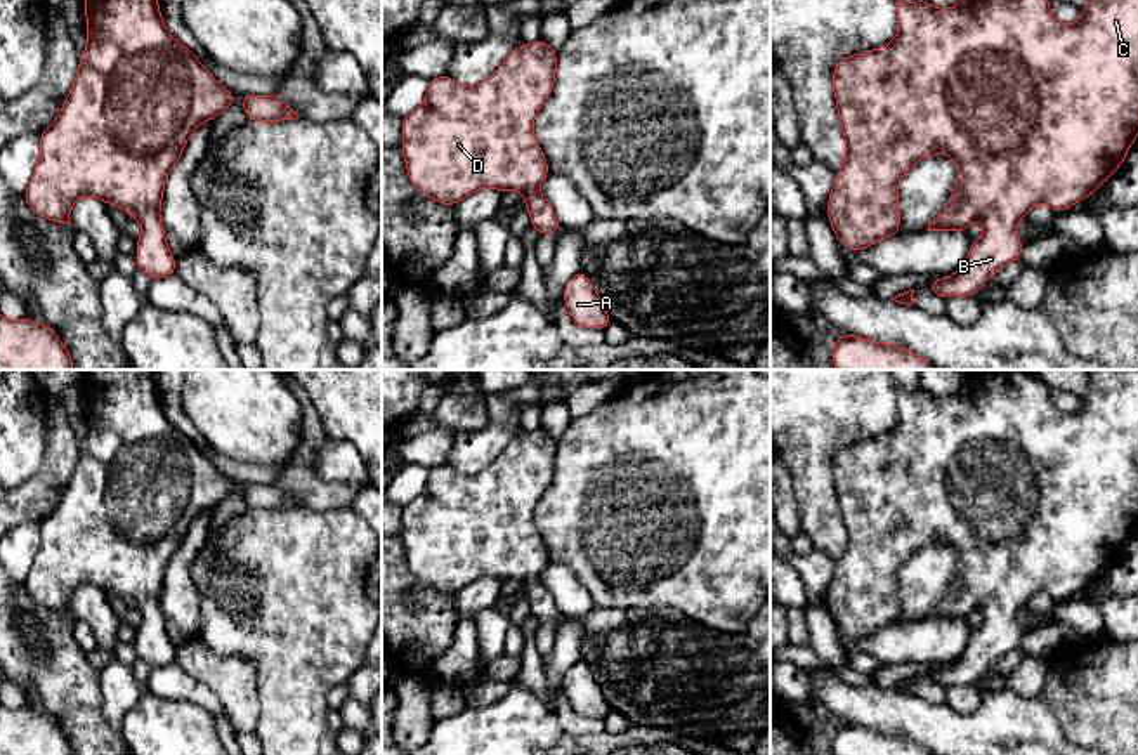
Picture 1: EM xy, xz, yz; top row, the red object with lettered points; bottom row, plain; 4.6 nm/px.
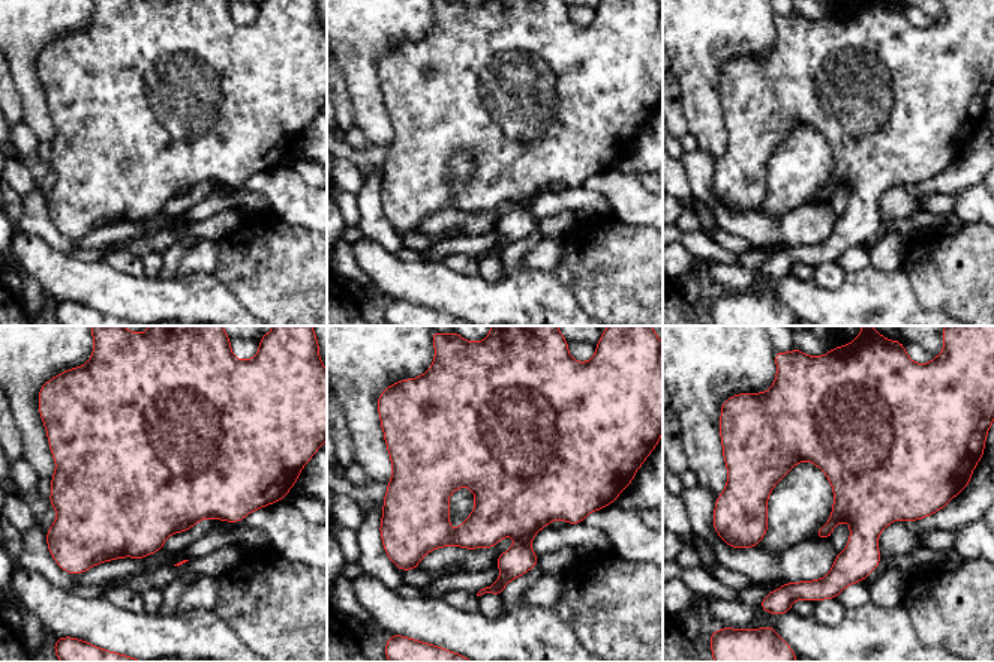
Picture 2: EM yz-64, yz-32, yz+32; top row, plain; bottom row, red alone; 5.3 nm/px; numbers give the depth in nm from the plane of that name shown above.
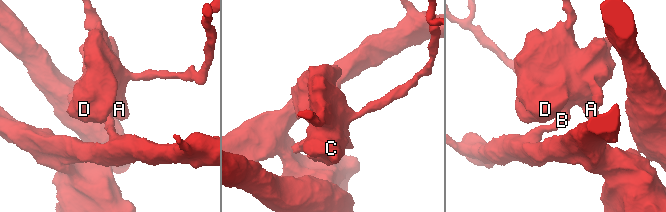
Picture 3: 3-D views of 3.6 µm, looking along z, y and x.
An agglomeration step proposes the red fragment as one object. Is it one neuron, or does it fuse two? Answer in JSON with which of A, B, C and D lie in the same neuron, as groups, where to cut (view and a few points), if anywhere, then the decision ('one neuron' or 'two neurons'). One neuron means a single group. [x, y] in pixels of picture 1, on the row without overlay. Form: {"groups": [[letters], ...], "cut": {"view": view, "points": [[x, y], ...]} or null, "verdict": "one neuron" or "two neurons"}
{"groups": [["A", "B", "C", "D"]], "cut": null, "verdict": "one neuron"}

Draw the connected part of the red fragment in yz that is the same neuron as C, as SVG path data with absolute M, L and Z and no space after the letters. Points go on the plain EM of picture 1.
M965 370L963 387L958 394L949 397L932 396L925 387L909 392L897 385L897 406L899 422L890 432L843 446L834 455L833 481L847 542L845 554L836 561L827 588L827 606L838 630L855 640L869 637L876 630L897 625L902 611L899 599L900 568L925 545L949 543L958 552L958 573L949 592L928 613L926 620L966 620L973 609L980 609L984 613L984 623L973 630L966 651L958 661L935 668L926 673L926 677L944 687L977 684L991 665L999 661L1011 649L1020 649L1024 632L1017 627L1015 618L1032 595L1046 592L1053 601L1069 599L1074 592L1091 585L1126 548L1126 542L1138 524L1138 370L1095 370L1091 373L1089 392L1081 399L1081 406L1074 413L1060 411L1050 397L1050 387L1030 370Z

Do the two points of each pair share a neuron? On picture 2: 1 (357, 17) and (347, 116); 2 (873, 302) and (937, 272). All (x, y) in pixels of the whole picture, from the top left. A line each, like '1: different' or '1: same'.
1: different
2: different

